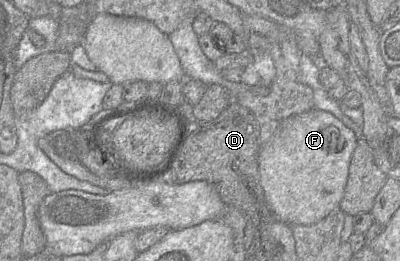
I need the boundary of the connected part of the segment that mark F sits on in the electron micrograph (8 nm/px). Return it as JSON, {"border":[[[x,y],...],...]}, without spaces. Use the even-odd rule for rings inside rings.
{"border":[[[312,109],[283,120],[258,156],[260,183],[274,216],[288,225],[311,225],[340,208],[358,140],[355,131],[324,110]]]}

